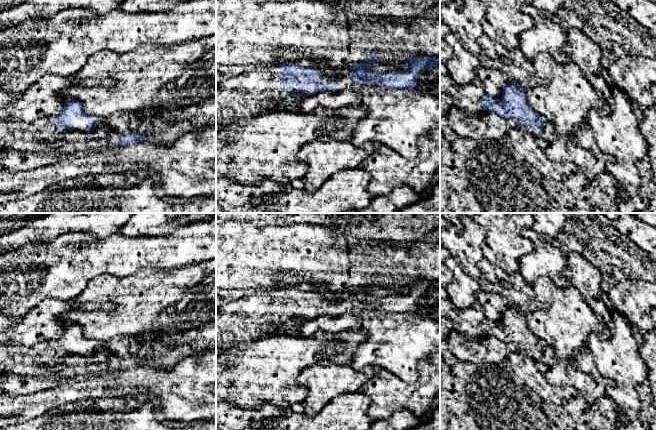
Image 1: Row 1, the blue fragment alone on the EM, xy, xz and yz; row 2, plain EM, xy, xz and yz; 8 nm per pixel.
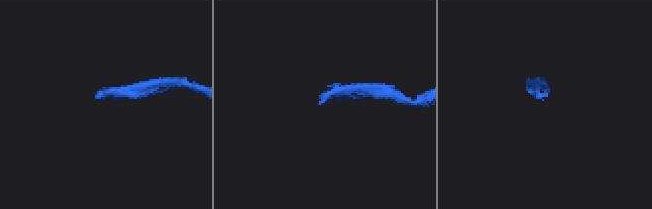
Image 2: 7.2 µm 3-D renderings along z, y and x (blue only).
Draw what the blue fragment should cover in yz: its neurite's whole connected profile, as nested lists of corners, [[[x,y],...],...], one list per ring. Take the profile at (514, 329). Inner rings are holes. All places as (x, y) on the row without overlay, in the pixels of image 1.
[[[507,307],[502,316],[502,326],[485,318],[481,326],[488,336],[496,337],[504,343],[512,342],[518,351],[535,361],[537,370],[545,374],[549,369],[547,364],[540,361],[547,343],[537,338],[527,327],[525,315],[516,307]]]

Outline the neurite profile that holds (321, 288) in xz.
[[[324,283],[312,284],[312,291],[317,292],[324,300],[329,302],[349,300],[349,297],[351,296],[349,291],[331,292],[328,288],[328,285]]]

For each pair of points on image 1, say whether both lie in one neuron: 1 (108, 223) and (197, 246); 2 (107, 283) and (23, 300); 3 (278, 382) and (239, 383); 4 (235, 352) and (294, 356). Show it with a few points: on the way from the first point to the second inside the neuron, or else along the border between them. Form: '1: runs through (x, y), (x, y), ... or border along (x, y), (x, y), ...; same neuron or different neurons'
1: border along (117, 230), (109, 236), (98, 240); different neurons
2: border along (105, 274), (94, 276), (86, 287), (71, 301); different neurons
3: runs through (268, 382), (249, 382); same neuron
4: runs through (250, 356), (279, 356); same neuron

